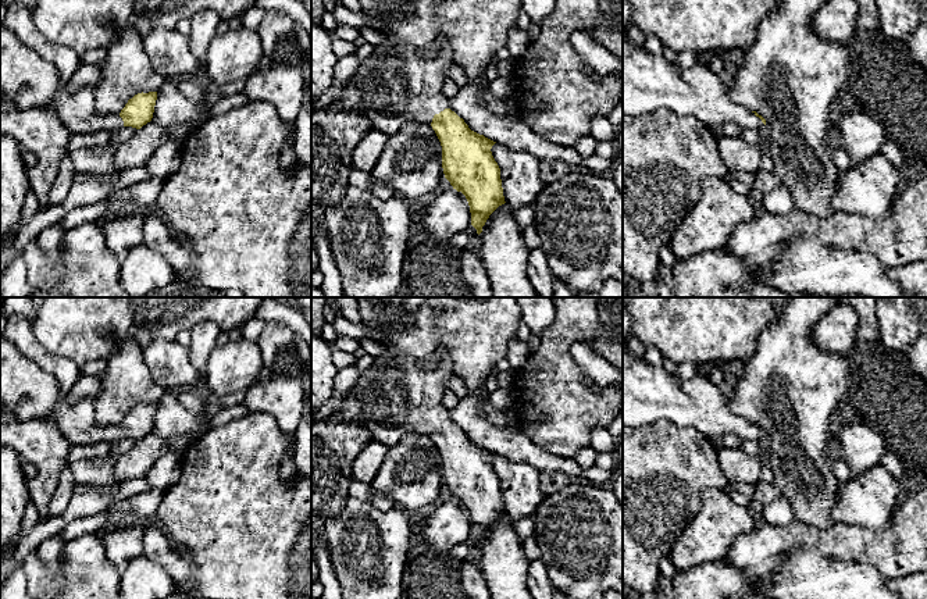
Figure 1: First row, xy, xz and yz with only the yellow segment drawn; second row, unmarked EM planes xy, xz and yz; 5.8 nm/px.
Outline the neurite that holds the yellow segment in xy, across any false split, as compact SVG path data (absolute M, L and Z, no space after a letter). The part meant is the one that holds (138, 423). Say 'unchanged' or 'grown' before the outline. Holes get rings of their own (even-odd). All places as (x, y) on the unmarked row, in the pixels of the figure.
grown | M0 335L0 404L18 420L50 420L71 445L107 442L113 446L124 438L140 441L151 432L157 403L138 404L120 425L100 427L93 399L69 402L51 375Z

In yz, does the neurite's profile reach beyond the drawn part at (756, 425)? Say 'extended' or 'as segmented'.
extended

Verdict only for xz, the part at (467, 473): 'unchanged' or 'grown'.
grown

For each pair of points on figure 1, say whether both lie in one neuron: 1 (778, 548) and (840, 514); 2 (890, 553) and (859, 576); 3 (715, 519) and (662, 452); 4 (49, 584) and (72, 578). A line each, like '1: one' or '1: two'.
1: two
2: two
3: two
4: two

